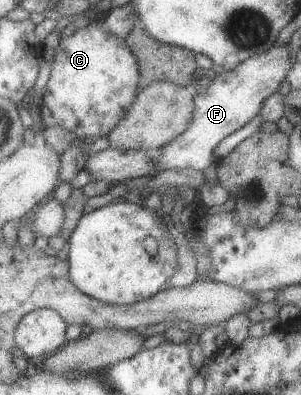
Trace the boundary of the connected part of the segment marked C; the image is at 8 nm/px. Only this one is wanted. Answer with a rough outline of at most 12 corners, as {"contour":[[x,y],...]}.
{"contour":[[100,20],[61,38],[42,91],[58,125],[107,136],[140,90]]}

